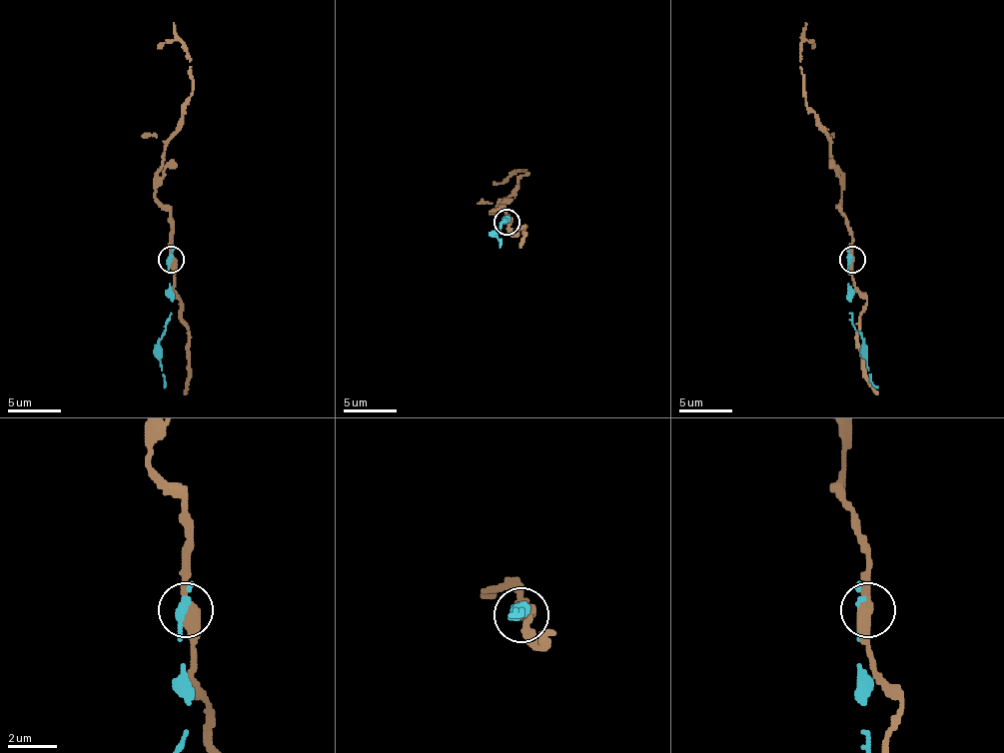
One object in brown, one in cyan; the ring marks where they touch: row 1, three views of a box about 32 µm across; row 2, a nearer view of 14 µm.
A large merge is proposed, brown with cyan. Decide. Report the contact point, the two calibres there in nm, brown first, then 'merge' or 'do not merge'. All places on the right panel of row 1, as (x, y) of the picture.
place (852, 260); calibres 400 and 420 nm; do not merge

